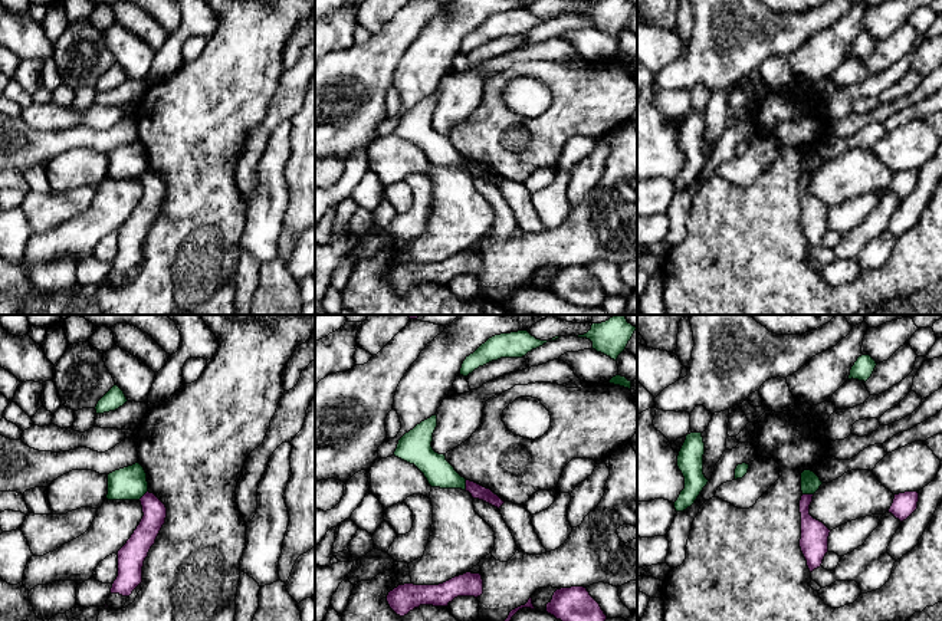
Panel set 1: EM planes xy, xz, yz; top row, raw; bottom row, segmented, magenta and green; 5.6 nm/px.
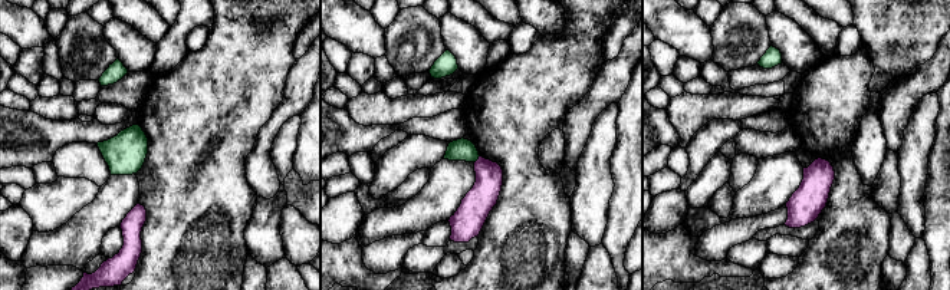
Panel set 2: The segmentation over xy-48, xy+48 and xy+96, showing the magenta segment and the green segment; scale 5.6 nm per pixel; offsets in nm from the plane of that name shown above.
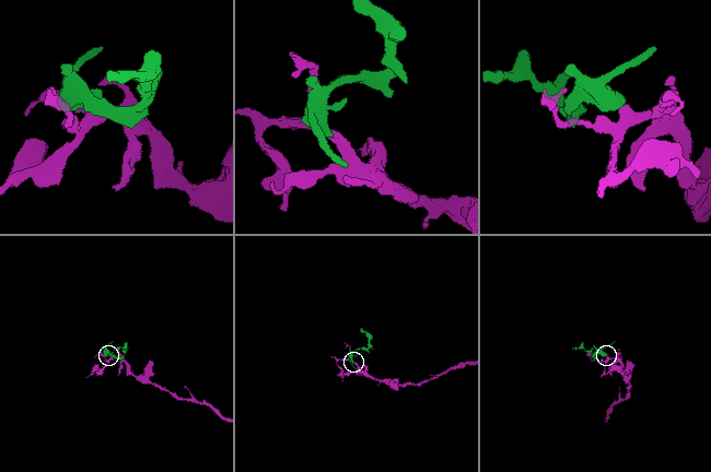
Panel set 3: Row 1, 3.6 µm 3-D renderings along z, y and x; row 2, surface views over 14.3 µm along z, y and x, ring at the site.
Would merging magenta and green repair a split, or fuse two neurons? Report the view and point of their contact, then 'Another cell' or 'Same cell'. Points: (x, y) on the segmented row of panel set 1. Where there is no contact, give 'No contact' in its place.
Touches magenta at yz (808, 495). Another cell

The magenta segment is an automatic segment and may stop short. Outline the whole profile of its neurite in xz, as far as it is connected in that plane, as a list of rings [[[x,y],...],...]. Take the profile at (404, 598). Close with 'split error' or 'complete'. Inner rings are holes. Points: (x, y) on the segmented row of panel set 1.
[[[466,572],[439,585],[401,584],[387,595],[390,608],[400,617],[420,605],[447,607],[457,597],[480,597],[483,579],[480,574]]]; complete

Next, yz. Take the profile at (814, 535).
[[[802,494],[800,500],[801,539],[800,548],[807,561],[810,572],[820,568],[828,552],[830,529],[810,515],[810,505],[814,494]]]; complete

